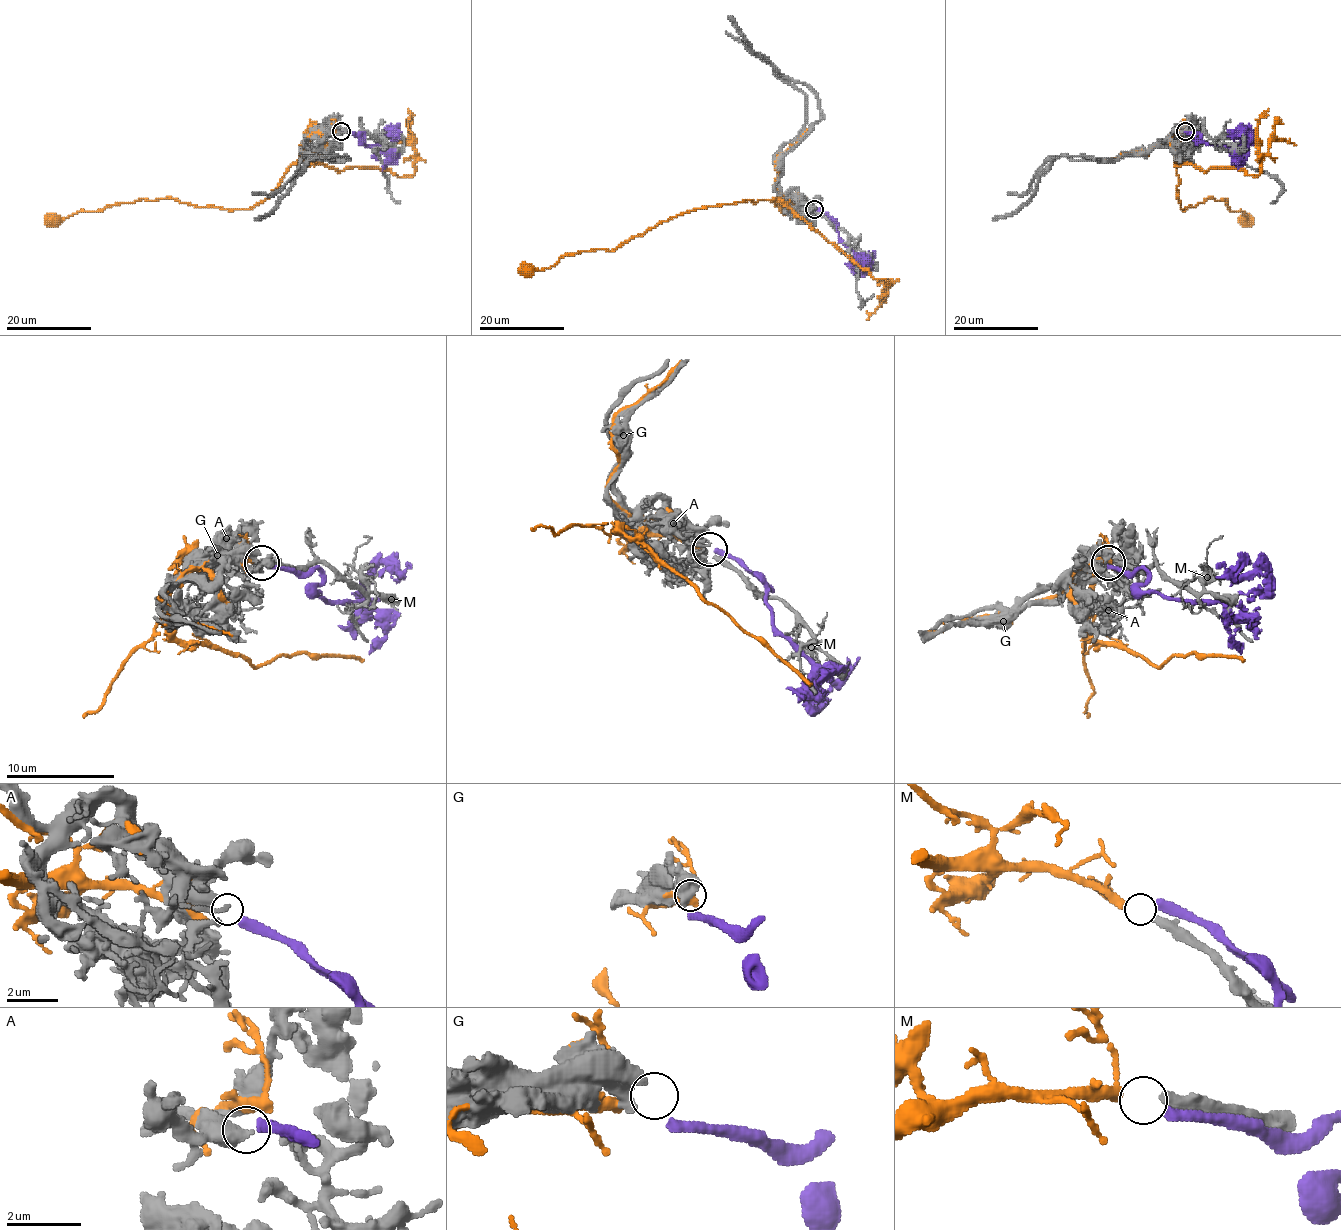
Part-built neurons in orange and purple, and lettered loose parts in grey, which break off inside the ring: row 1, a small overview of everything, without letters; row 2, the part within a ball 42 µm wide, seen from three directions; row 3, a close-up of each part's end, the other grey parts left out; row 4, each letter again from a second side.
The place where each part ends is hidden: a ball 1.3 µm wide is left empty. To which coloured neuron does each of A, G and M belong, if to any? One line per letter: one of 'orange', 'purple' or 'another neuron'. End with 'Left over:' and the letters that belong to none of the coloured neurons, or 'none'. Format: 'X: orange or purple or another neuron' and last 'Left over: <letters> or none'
A: purple
G: another neuron
M: orange
Left over: G

